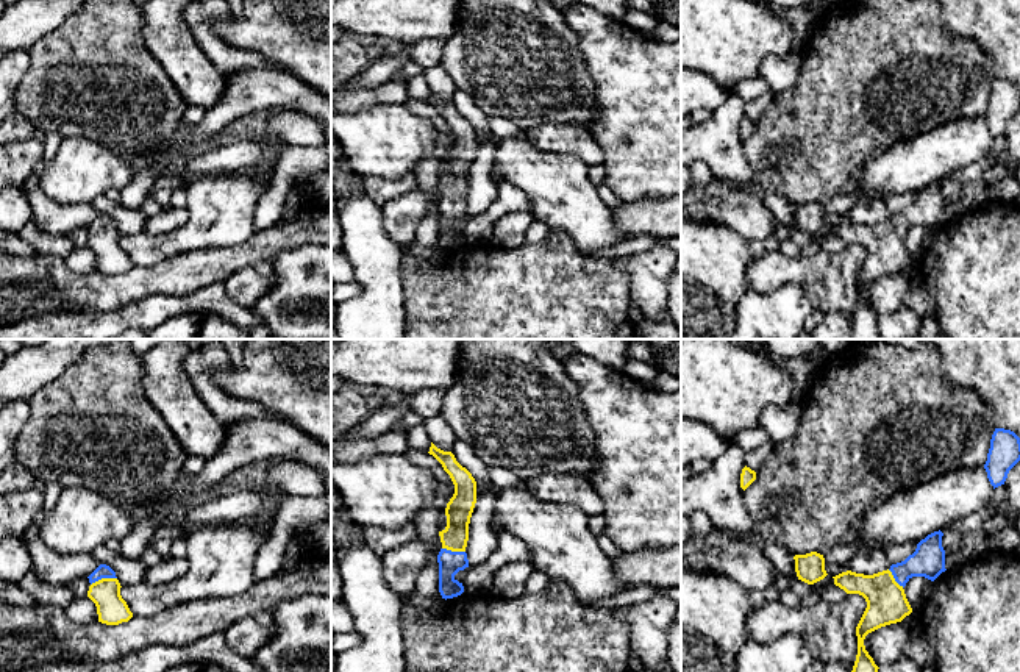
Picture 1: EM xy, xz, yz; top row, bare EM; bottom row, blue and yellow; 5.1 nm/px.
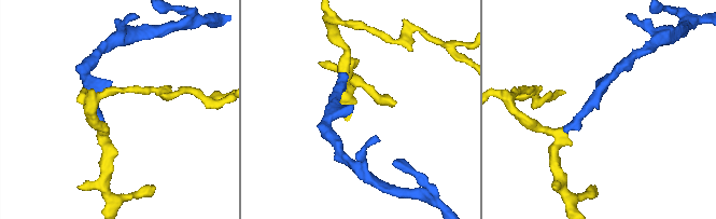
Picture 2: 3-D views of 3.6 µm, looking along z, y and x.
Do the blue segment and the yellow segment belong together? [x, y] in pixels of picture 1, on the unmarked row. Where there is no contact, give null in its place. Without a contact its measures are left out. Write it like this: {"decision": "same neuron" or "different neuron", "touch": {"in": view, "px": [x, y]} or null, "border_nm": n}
{"decision": "same neuron", "touch": {"in": "xy", "px": [103, 227]}, "border_nm": 140}

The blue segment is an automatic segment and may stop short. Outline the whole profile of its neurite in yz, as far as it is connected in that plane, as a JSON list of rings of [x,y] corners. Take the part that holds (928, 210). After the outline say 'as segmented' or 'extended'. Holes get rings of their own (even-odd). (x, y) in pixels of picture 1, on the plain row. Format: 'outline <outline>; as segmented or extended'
outline [[[934,181],[917,194],[917,198],[904,211],[892,214],[887,220],[864,225],[851,220],[834,228],[834,234],[847,244],[859,244],[867,258],[856,277],[858,305],[850,323],[853,339],[883,339],[878,330],[878,316],[868,305],[864,289],[868,283],[901,272],[912,263],[904,236],[912,227],[925,227],[934,231],[945,222],[943,183]]]; extended

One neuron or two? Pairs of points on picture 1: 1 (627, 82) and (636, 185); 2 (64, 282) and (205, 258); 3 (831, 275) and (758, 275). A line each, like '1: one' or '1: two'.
1: one
2: one
3: one

